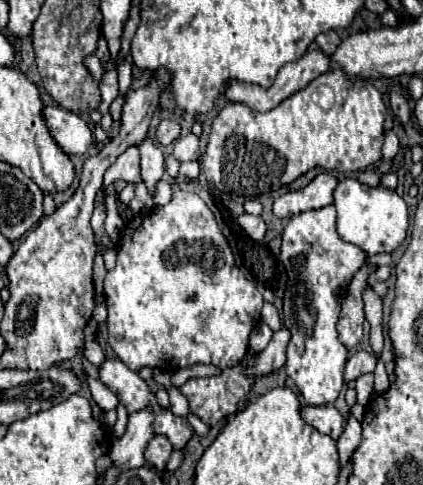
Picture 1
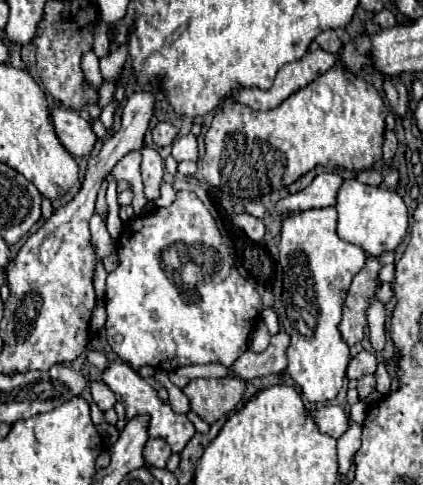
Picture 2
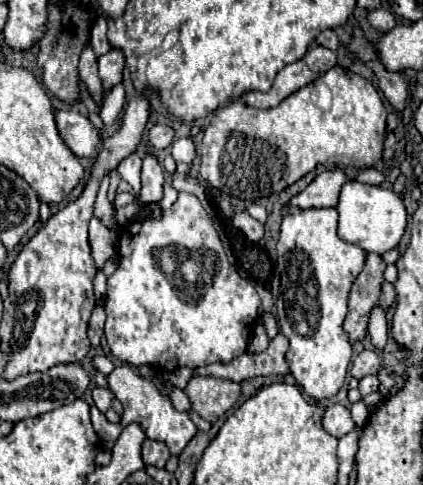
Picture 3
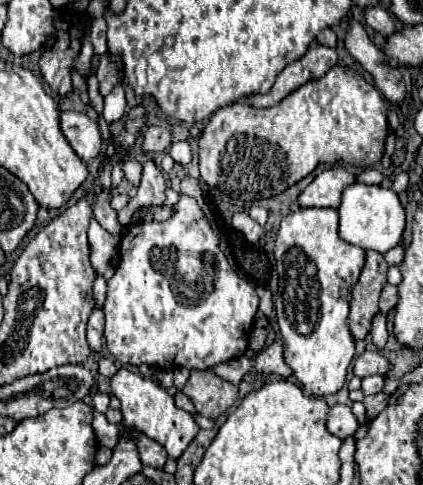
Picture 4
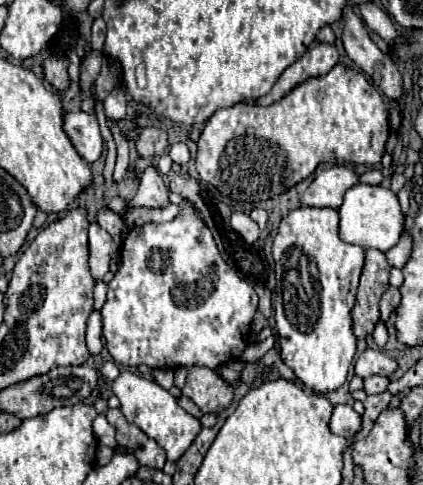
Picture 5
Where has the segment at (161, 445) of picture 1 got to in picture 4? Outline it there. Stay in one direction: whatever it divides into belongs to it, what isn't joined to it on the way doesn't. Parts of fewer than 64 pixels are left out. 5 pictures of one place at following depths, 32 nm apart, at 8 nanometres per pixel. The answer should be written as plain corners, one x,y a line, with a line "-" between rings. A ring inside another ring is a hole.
138,432
138,436
136,436
136,448
138,448
140,462
142,462
142,464
146,464
146,466
162,468
162,466
164,466
164,462
168,460
168,456
166,456
164,448
162,448
156,440
148,438
148,436
146,436
146,434
142,434
142,432

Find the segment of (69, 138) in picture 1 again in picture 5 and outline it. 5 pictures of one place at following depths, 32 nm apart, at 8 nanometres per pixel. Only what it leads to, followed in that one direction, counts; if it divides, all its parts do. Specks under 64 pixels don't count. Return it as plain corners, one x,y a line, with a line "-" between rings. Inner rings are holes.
68,112
64,116
64,130
68,132
74,148
86,162
94,164
100,160
100,156
104,152
104,144
102,144
96,112
92,112
92,114

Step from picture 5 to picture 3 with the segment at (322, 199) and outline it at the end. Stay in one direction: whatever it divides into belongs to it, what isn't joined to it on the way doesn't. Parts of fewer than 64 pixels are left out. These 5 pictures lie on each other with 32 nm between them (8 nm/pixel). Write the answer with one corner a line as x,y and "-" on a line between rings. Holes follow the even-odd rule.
340,168
324,170
306,186
306,190
294,196
290,204
298,208
336,208
340,190
350,180
352,178
348,178
348,174

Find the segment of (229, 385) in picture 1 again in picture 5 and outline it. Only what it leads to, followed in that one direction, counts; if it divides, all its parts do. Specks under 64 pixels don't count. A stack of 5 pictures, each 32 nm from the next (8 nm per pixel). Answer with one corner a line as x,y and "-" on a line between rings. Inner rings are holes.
192,366
188,368
182,394
188,396
204,414
220,414
224,408
230,406
234,388
228,386
214,370
206,366

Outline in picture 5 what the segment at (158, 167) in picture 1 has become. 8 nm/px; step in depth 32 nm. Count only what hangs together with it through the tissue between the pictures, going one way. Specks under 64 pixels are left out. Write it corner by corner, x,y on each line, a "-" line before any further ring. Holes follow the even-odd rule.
148,168
142,174
138,194
134,196
130,206
148,206
148,208
166,208
166,206
170,206
168,188
166,188
166,184
164,184
164,180
162,180
162,176
158,174
156,168

